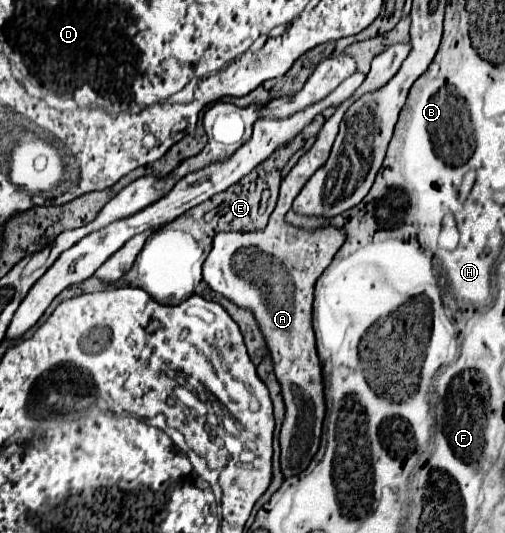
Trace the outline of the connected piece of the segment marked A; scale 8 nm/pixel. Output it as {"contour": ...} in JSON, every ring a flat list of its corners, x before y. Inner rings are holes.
{"contour":[[396,43,386,47,372,59,372,69,366,75,364,83,346,103,342,103,342,107,336,108,330,119,326,119,310,151,306,151,292,167,292,171,282,179,280,197,276,209,270,215,268,225,262,231,218,233,212,241,212,251,204,261,204,281,210,285,210,289,222,293,238,307,250,309,256,315,260,331,264,333,268,349,272,353,276,379,282,385,282,395,286,403,286,419,280,431,280,469,284,479,302,473,320,445,326,403,322,365,316,353,316,337,312,326,314,286,316,279,330,265,330,261,346,241,346,233,334,225,324,225,314,231,308,231,286,223,284,215,290,211,294,197,300,193,300,187,320,165,326,163,330,147,338,133,338,125,350,103,360,99,364,93,376,91,384,83,388,83,396,75,408,53,410,43],[288,357,292,357,292,393,288,393]]}

